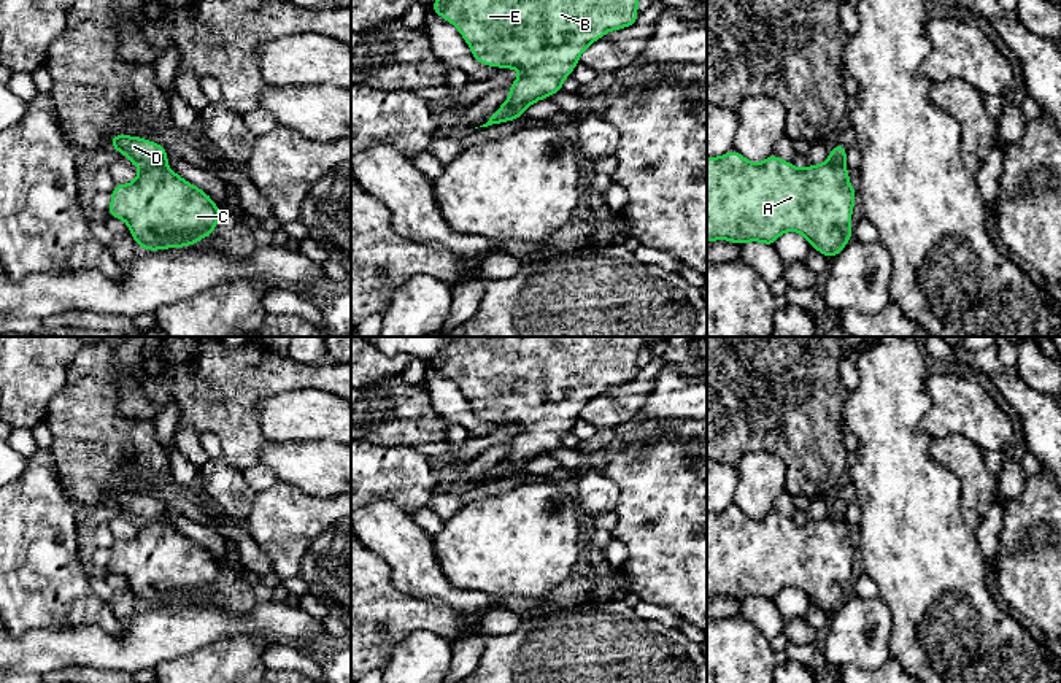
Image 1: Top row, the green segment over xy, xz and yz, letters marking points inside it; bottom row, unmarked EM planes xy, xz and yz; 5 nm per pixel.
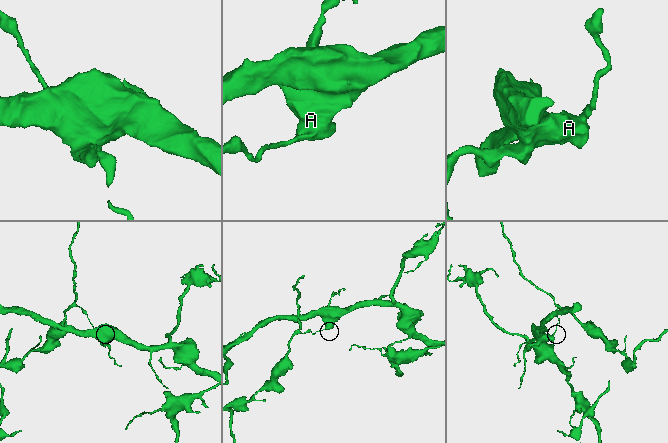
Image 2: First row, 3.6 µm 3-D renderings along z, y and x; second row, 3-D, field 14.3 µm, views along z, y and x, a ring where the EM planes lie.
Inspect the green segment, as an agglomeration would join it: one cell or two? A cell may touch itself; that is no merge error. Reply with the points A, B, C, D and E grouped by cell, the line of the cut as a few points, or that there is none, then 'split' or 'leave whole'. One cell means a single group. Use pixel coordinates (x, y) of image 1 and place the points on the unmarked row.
A B C E / D | xy (165, 520), (153, 520), (140, 526) | split

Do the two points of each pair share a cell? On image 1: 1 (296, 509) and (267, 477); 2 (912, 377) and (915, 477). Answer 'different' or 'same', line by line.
1: different
2: same

